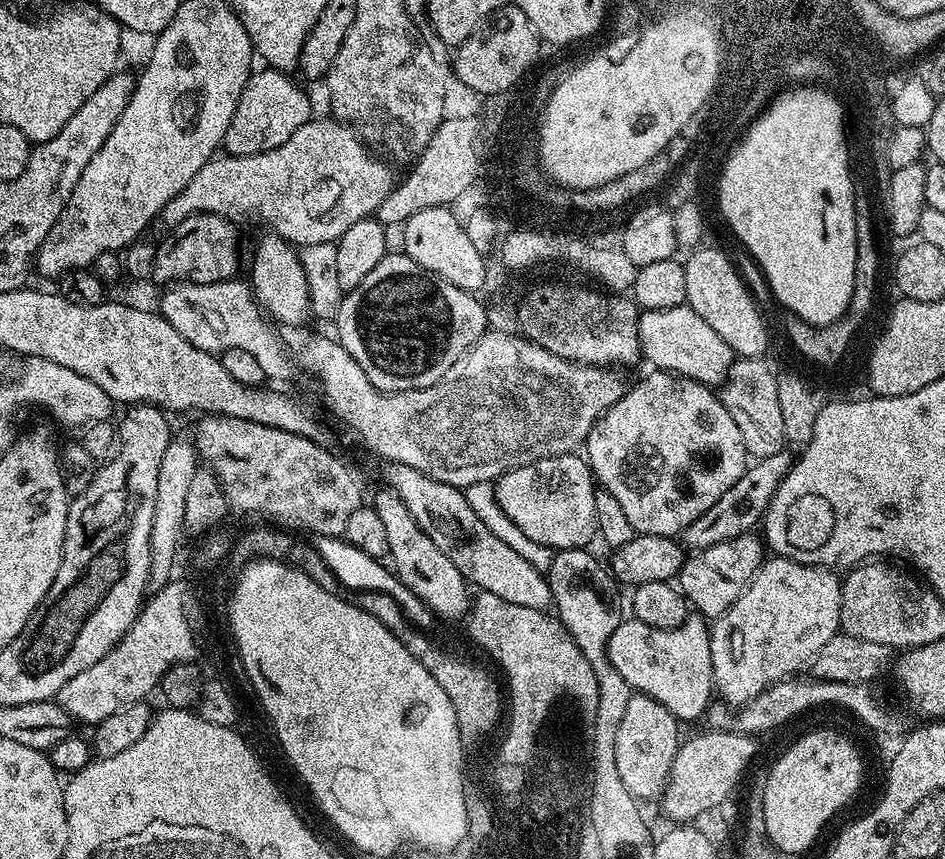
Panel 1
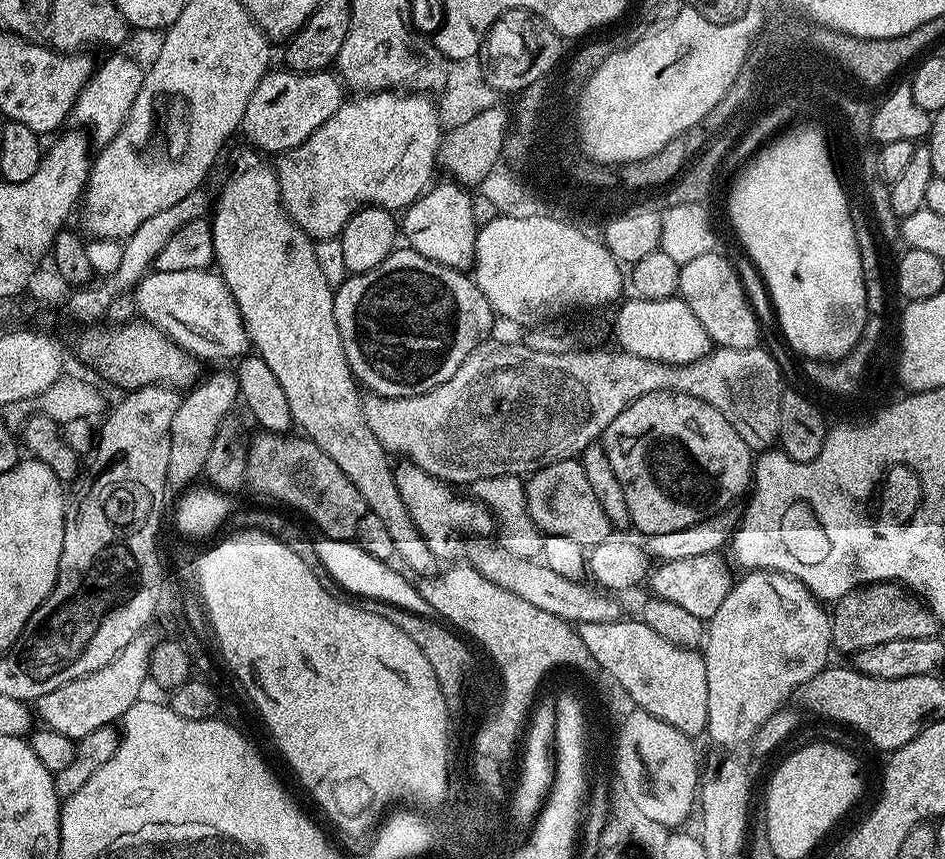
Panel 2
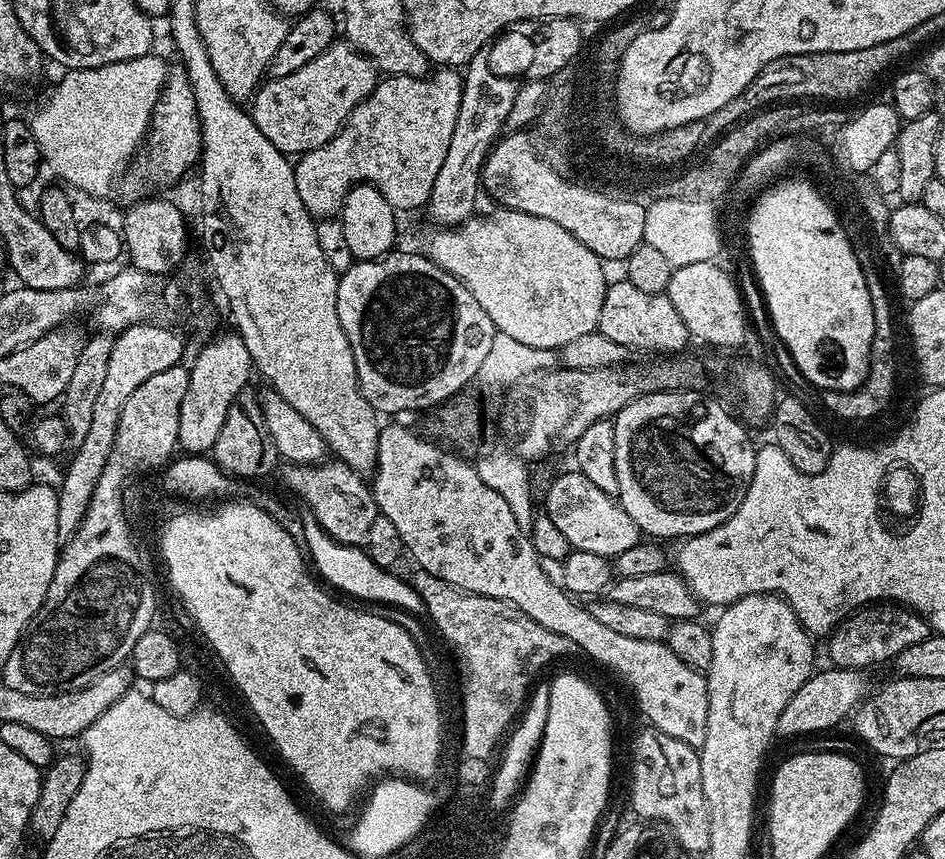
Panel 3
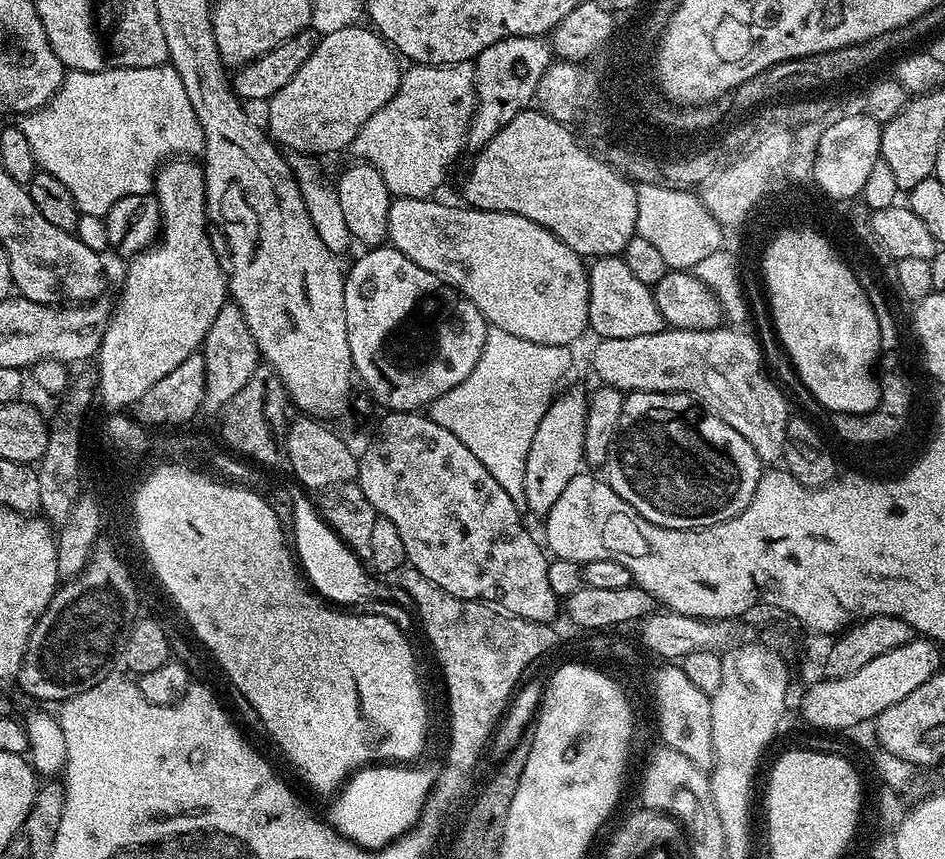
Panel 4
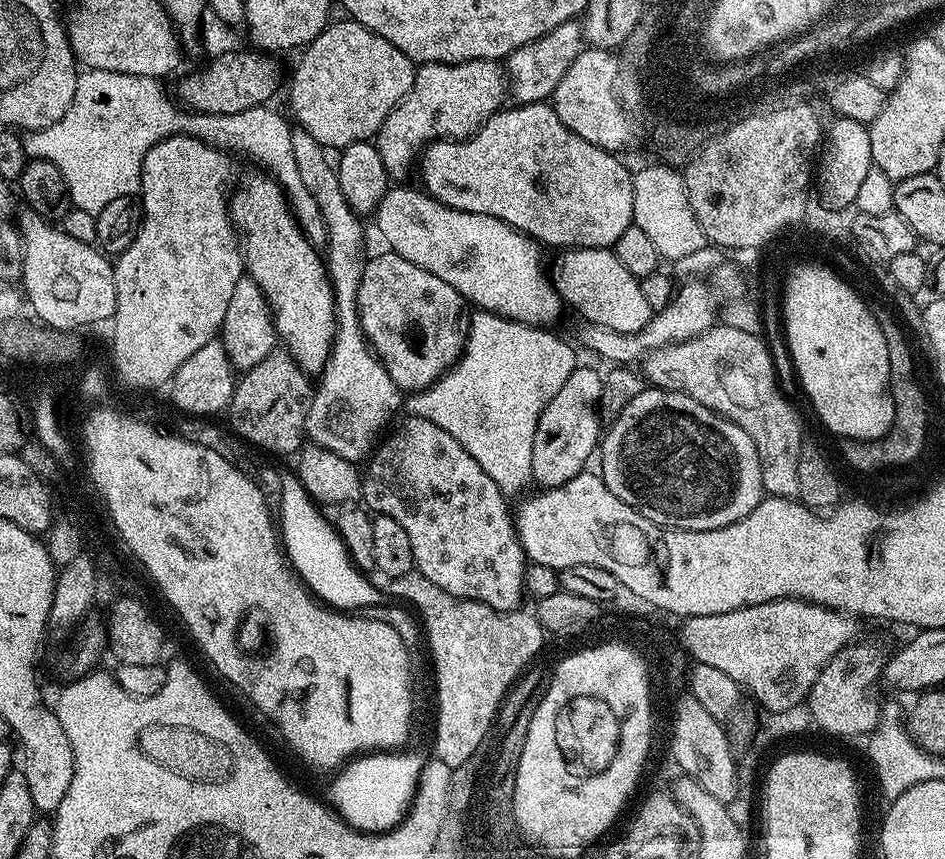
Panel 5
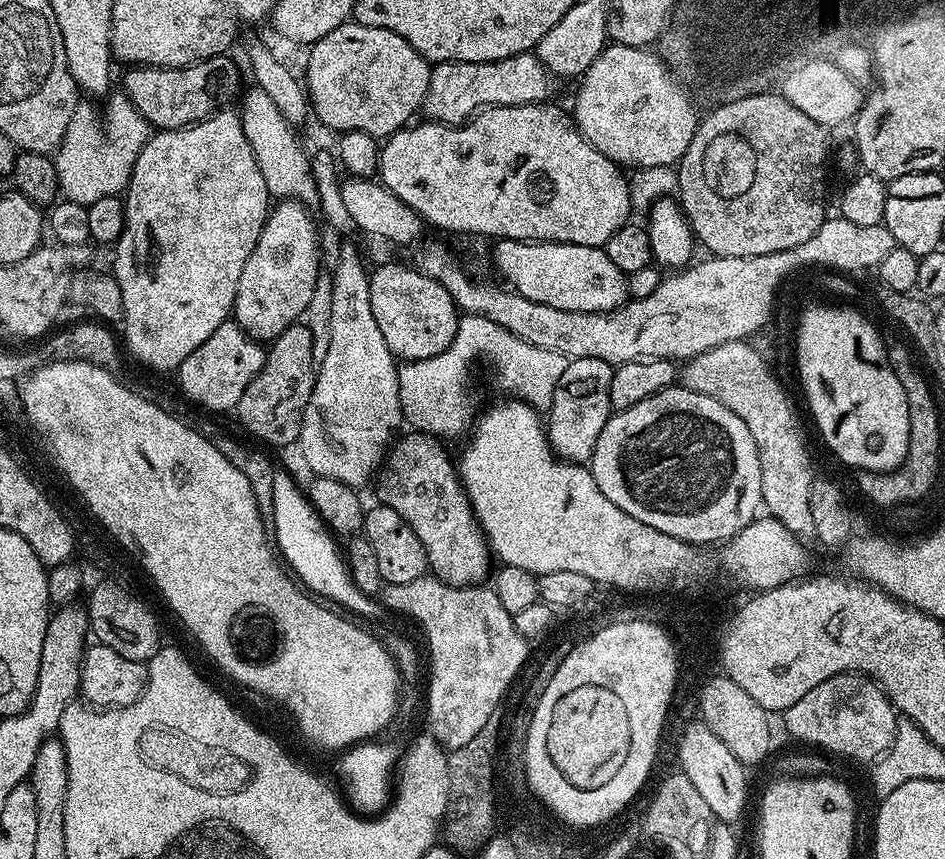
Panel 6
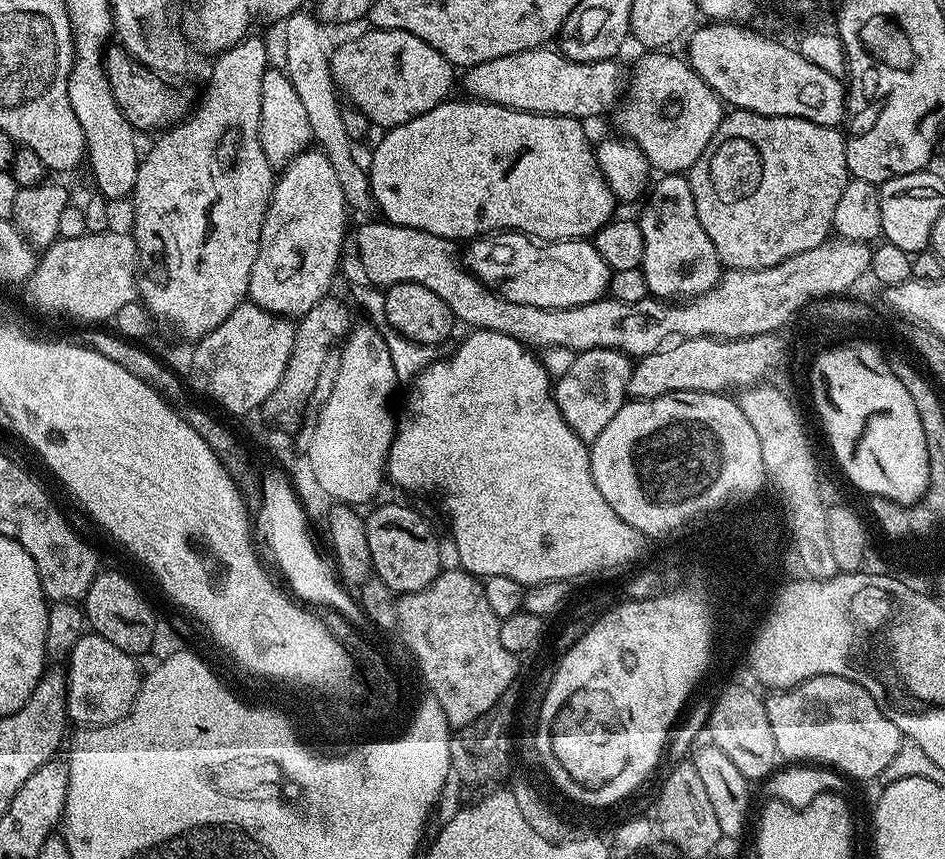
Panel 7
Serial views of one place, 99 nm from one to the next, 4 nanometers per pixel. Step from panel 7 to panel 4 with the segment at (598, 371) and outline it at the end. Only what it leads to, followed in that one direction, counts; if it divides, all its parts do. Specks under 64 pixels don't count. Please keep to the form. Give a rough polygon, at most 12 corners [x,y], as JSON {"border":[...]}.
{"border":[[563,392],[526,455],[526,508],[547,517],[585,467],[588,396]]}

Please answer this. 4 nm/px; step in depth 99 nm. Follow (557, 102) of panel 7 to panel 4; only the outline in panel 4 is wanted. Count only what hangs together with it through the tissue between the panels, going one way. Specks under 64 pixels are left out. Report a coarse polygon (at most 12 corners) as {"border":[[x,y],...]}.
{"border":[[417,64],[352,139],[393,197],[465,151],[476,66]]}

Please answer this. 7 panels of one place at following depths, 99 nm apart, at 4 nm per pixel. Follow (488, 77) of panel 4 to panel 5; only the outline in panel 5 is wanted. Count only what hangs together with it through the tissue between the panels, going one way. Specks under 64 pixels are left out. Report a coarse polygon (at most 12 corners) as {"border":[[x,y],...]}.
{"border":[[567,20],[506,58],[516,104],[551,97],[585,47]]}

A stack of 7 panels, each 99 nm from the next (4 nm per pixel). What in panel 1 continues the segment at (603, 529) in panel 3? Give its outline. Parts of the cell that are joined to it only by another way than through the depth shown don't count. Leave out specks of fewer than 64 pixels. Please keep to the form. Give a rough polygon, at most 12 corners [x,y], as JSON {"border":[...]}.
{"border":[[580,454],[503,472],[498,506],[542,546],[597,535],[592,469]]}

